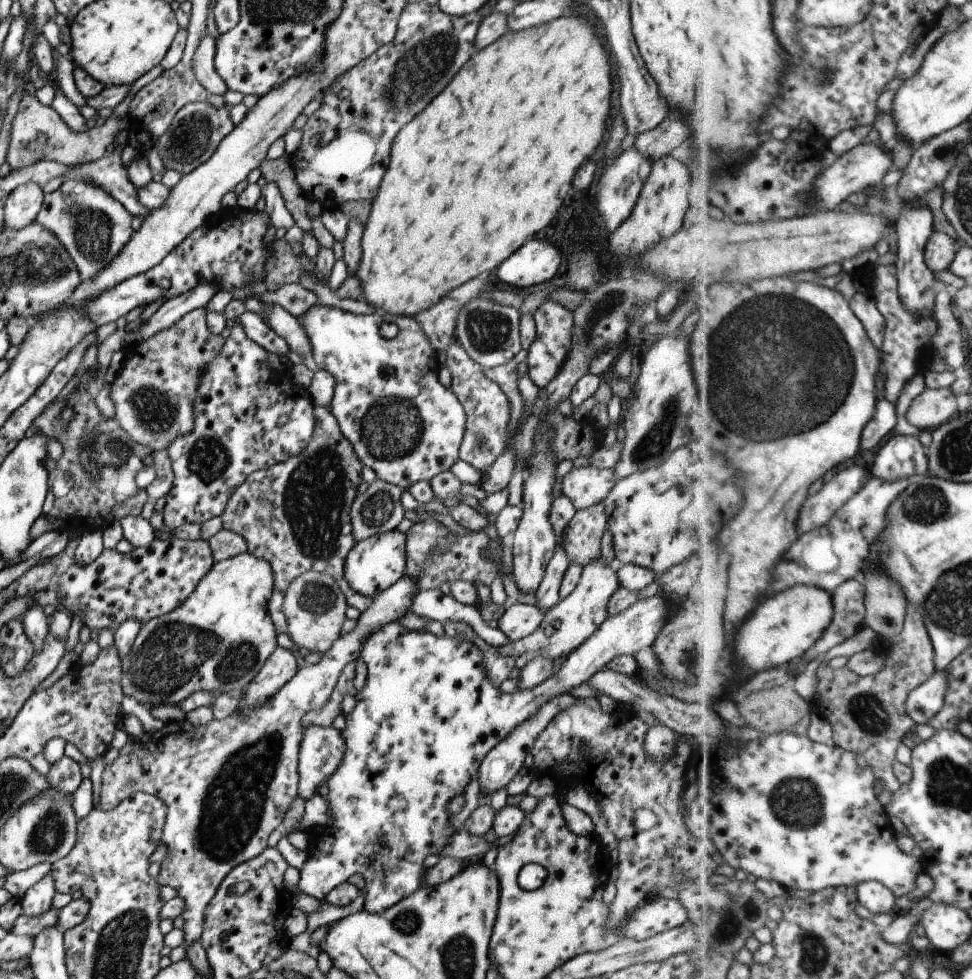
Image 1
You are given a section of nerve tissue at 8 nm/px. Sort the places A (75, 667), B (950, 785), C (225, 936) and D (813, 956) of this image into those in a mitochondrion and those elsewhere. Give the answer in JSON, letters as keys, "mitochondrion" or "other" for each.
{"A":"other","B":"mitochondrion","C":"other","D":"mitochondrion"}

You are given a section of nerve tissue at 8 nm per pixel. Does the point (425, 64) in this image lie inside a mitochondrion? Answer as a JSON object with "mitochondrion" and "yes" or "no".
{"mitochondrion":"yes"}

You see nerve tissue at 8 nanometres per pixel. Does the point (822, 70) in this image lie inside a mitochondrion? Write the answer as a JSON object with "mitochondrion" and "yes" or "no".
{"mitochondrion":"yes"}

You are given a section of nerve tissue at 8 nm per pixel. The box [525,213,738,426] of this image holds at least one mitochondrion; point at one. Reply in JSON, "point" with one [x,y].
{"point":[596,313]}

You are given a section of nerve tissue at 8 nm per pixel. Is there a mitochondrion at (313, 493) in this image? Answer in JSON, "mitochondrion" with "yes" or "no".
{"mitochondrion":"yes"}

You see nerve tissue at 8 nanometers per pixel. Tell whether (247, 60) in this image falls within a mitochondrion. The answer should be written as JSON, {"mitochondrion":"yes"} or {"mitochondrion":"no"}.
{"mitochondrion":"no"}

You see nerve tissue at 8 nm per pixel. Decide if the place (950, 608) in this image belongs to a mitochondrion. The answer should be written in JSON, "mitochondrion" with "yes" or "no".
{"mitochondrion":"yes"}

